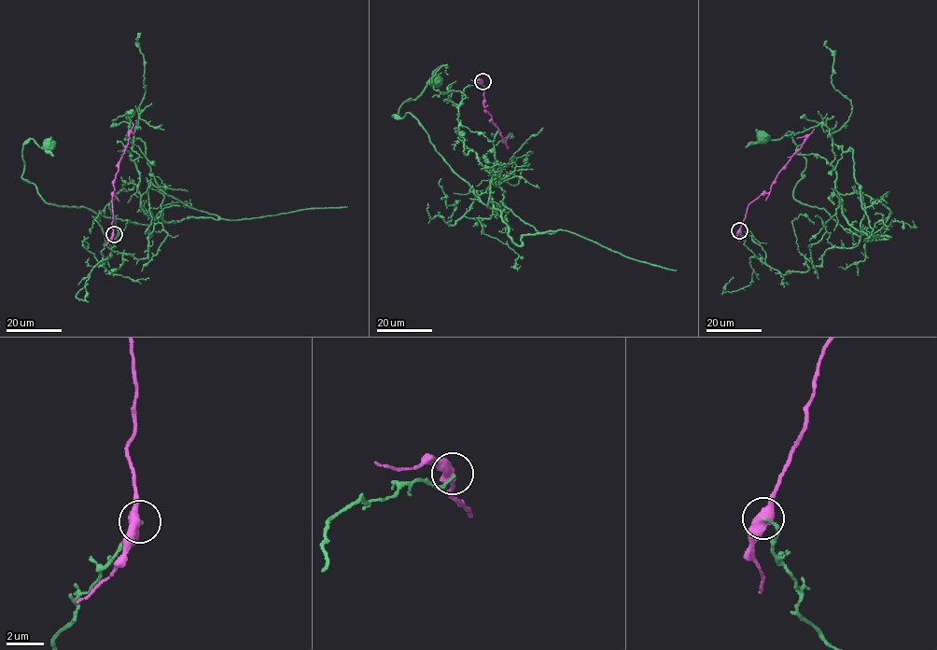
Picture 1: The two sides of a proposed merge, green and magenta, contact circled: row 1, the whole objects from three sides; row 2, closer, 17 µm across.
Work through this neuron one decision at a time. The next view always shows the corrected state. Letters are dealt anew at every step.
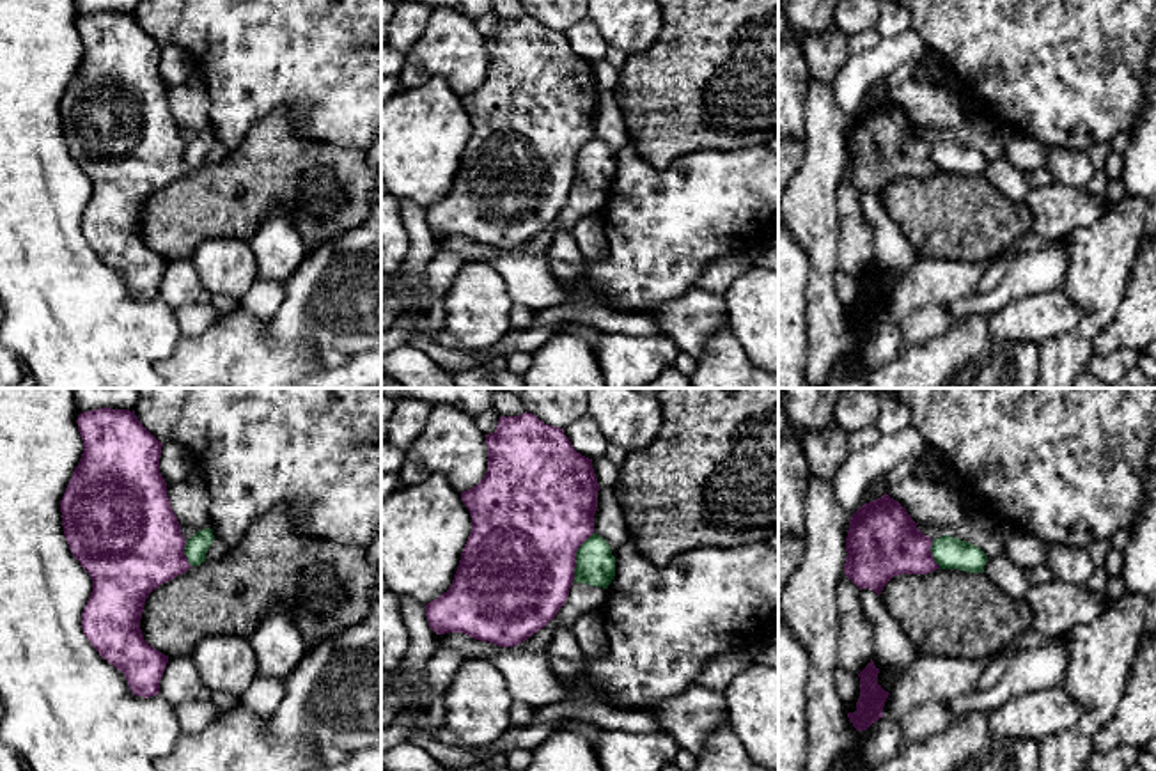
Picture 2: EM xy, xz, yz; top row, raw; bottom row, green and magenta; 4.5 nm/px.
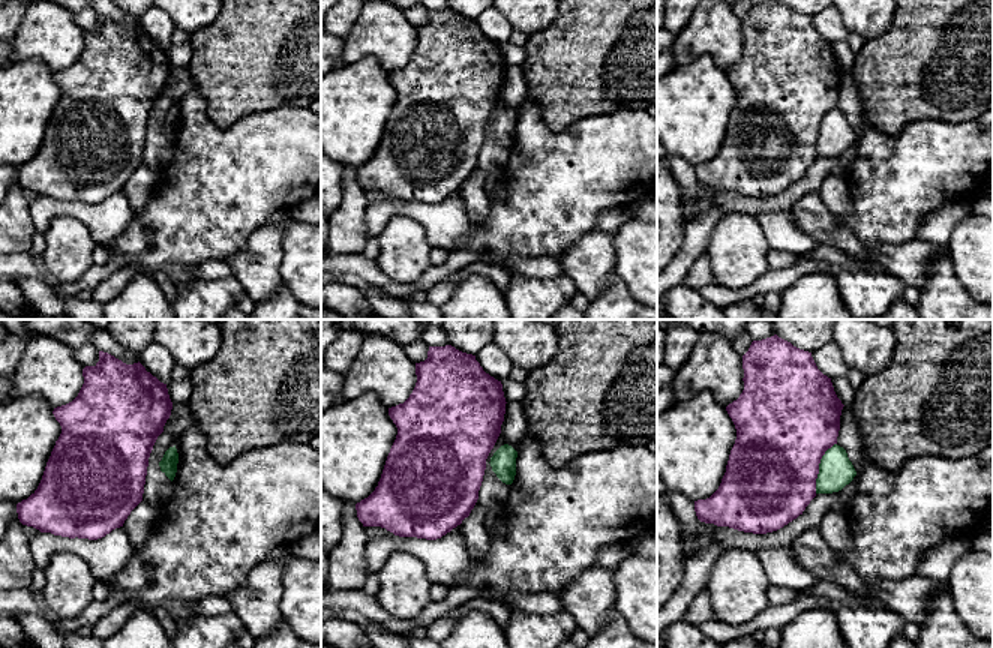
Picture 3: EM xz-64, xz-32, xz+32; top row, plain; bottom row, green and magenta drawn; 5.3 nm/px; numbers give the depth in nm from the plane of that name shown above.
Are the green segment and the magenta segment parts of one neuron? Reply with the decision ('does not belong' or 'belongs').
does not belong

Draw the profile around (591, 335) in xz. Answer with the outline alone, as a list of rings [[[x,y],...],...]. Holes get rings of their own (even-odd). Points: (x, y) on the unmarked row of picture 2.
[[[573,321],[562,323],[560,333],[571,333],[576,337],[585,339],[594,349],[598,347],[598,340],[599,340],[599,331],[587,326],[587,324],[578,324]]]

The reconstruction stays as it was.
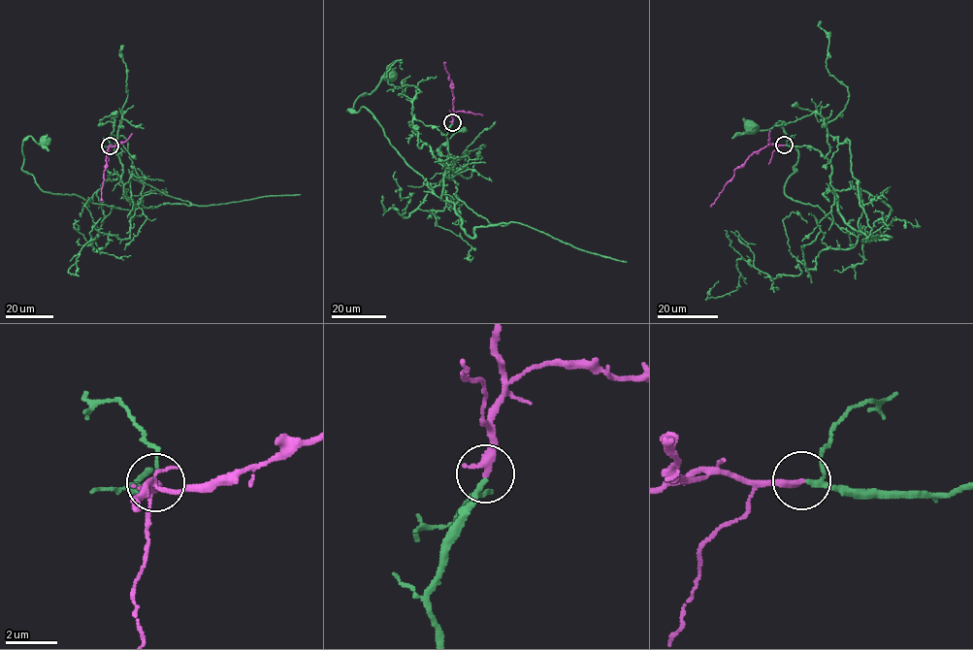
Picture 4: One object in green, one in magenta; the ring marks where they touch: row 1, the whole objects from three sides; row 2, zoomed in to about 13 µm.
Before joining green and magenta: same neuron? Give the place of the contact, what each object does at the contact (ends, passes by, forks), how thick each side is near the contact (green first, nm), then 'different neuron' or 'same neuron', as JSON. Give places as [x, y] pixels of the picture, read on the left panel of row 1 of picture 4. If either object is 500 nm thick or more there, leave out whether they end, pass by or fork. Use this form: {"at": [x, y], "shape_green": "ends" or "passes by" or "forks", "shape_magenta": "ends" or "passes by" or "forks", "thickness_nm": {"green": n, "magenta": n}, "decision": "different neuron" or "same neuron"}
{"at": [110, 146], "shape_green": "passes by", "shape_magenta": "ends", "thickness_nm": {"green": 160, "magenta": 320}, "decision": "same neuron"}

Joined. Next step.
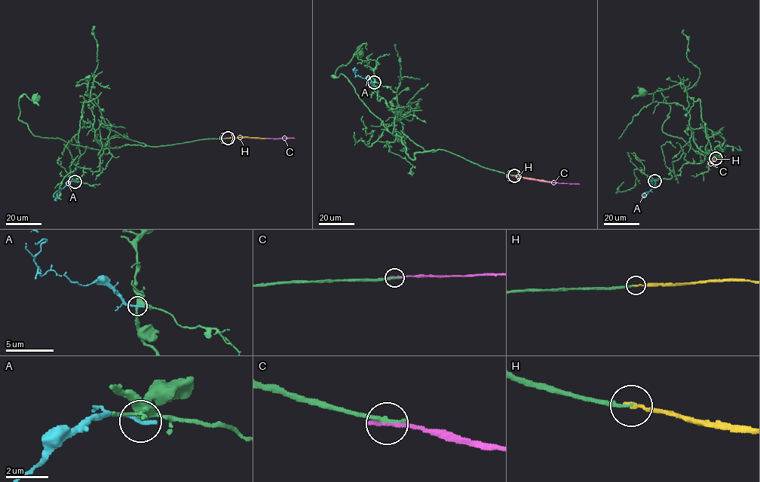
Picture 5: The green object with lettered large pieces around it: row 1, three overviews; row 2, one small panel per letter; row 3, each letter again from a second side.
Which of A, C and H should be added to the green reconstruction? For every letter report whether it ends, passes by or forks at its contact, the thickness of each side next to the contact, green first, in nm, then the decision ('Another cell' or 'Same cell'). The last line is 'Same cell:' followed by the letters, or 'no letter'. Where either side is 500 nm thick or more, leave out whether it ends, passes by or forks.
A: It ends there. Thickness 320 nm (green) against 240 nm. Another cell
C: It ends there. Thickness 240 nm (green) against 280 nm. Another cell
H: It ends there. Thickness 140 nm (green) against 170 nm. Same cell
Same cell: H

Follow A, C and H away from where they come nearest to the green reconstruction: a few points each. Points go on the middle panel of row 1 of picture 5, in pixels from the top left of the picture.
A: (374, 82), (368, 77), (357, 77), (353, 69), (355, 67)
C: (513, 175), (539, 181), (579, 184)
H: (514, 175), (550, 181)

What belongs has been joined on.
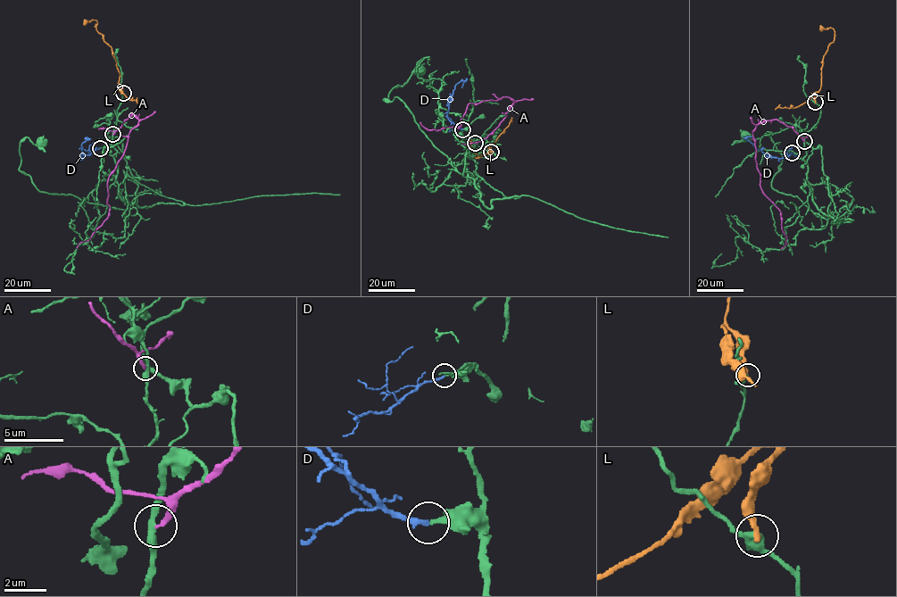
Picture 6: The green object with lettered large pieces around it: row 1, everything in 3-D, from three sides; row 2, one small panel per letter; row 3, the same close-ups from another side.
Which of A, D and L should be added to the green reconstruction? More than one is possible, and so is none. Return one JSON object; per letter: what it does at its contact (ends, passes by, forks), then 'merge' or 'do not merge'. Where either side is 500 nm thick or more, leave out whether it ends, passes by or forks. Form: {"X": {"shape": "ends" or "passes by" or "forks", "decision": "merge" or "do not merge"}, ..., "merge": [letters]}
{"A": {"shape": "ends", "decision": "do not merge"}, "D": {"shape": "ends", "decision": "merge"}, "L": {"shape": "ends", "decision": "do not merge"}, "merge": ["D"]}

